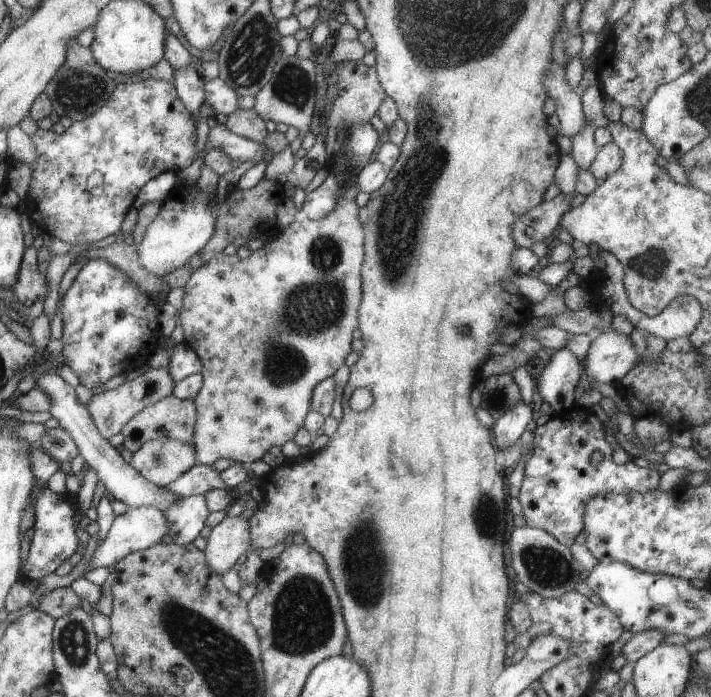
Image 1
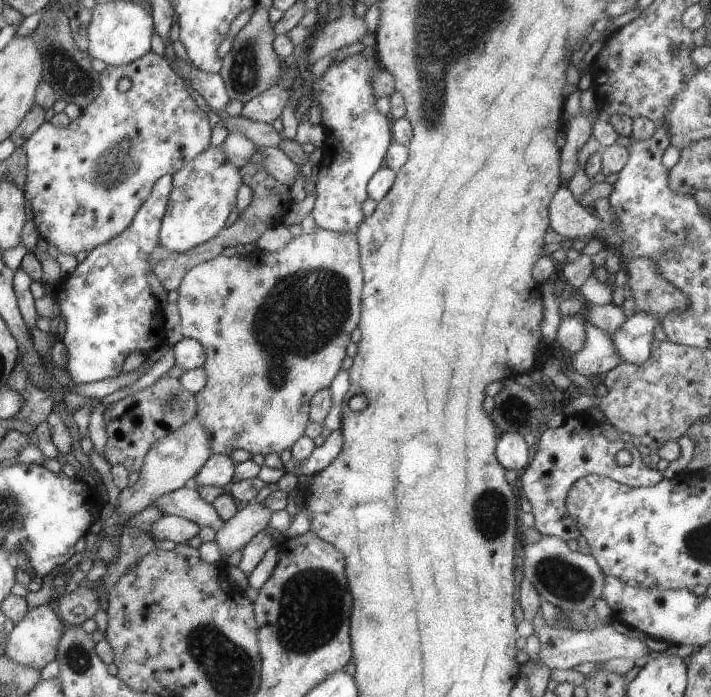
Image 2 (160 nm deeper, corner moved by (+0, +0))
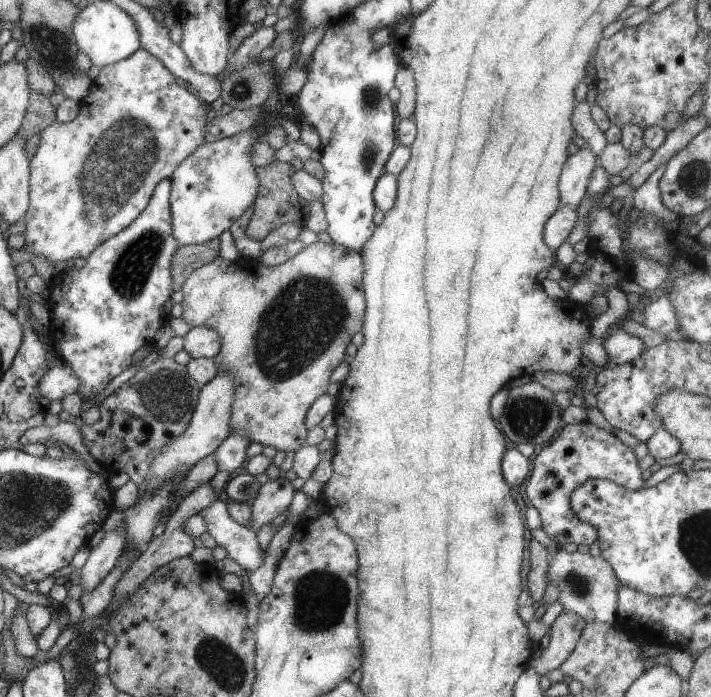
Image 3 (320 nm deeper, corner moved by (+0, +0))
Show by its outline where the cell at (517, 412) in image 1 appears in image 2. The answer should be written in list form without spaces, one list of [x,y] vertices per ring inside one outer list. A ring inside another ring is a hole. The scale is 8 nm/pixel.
[[[501,432],[495,445],[497,462],[504,470],[515,470],[518,474],[530,461],[531,450],[516,432]]]

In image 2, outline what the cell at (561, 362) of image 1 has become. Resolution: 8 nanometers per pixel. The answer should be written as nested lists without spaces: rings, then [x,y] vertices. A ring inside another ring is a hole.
[[[590,322],[586,323],[586,339],[582,349],[573,353],[571,364],[575,372],[588,378],[602,376],[620,363],[619,355],[613,346],[610,334]]]

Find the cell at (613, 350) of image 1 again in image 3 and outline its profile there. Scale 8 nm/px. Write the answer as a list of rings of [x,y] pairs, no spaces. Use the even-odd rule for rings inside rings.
[[[662,294],[645,306],[643,326],[655,332],[667,333],[678,328],[678,318],[667,294]]]

